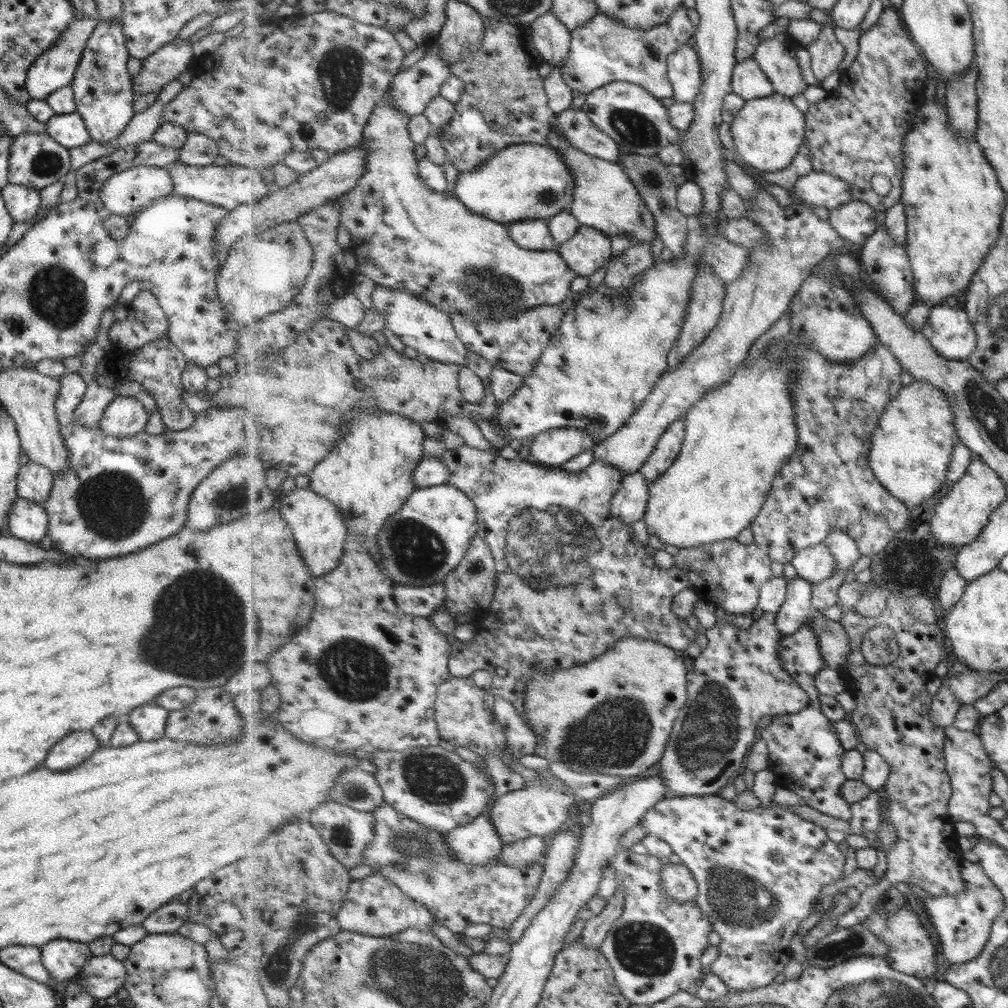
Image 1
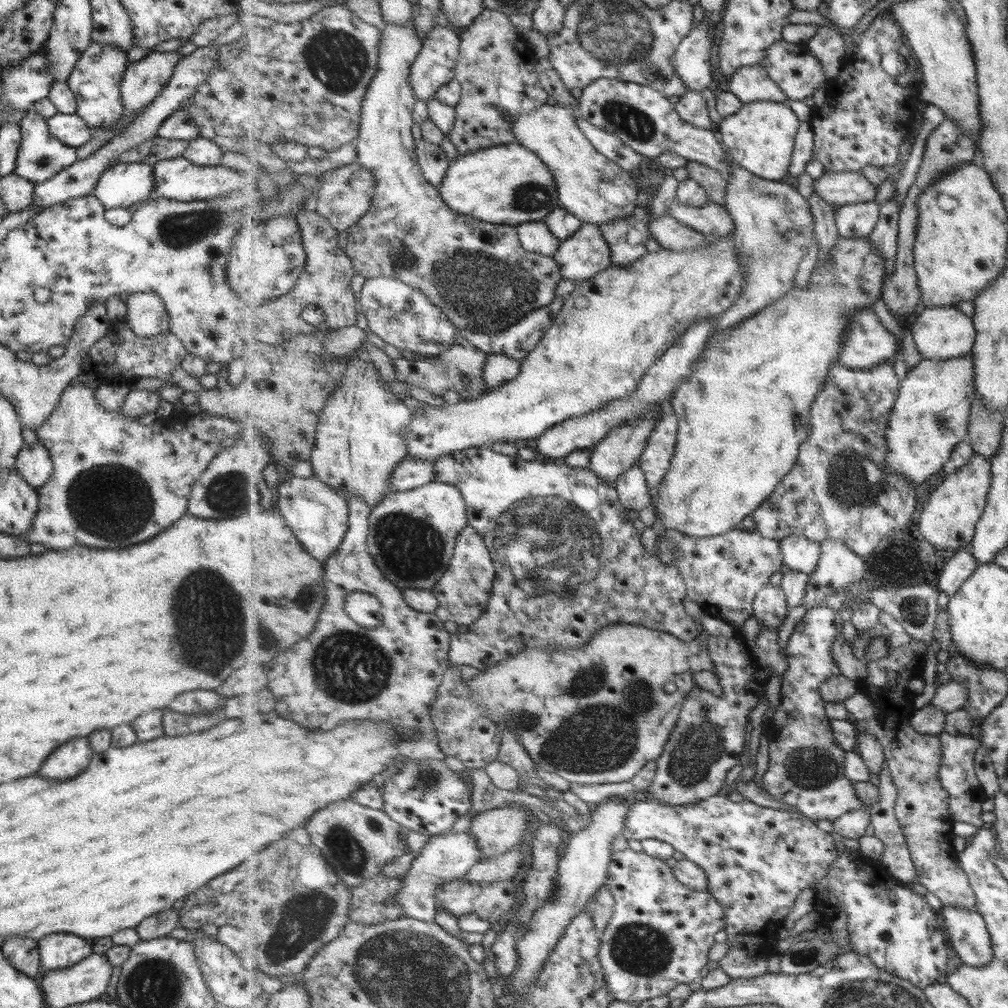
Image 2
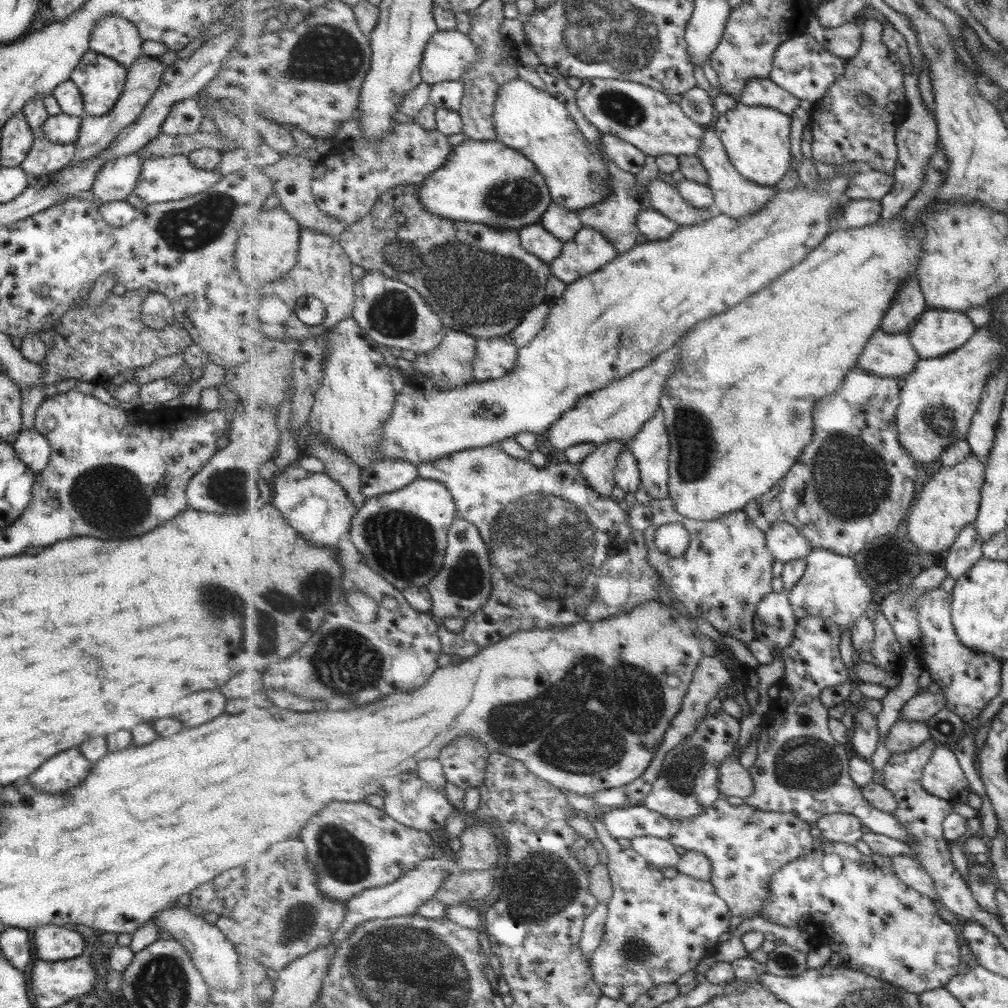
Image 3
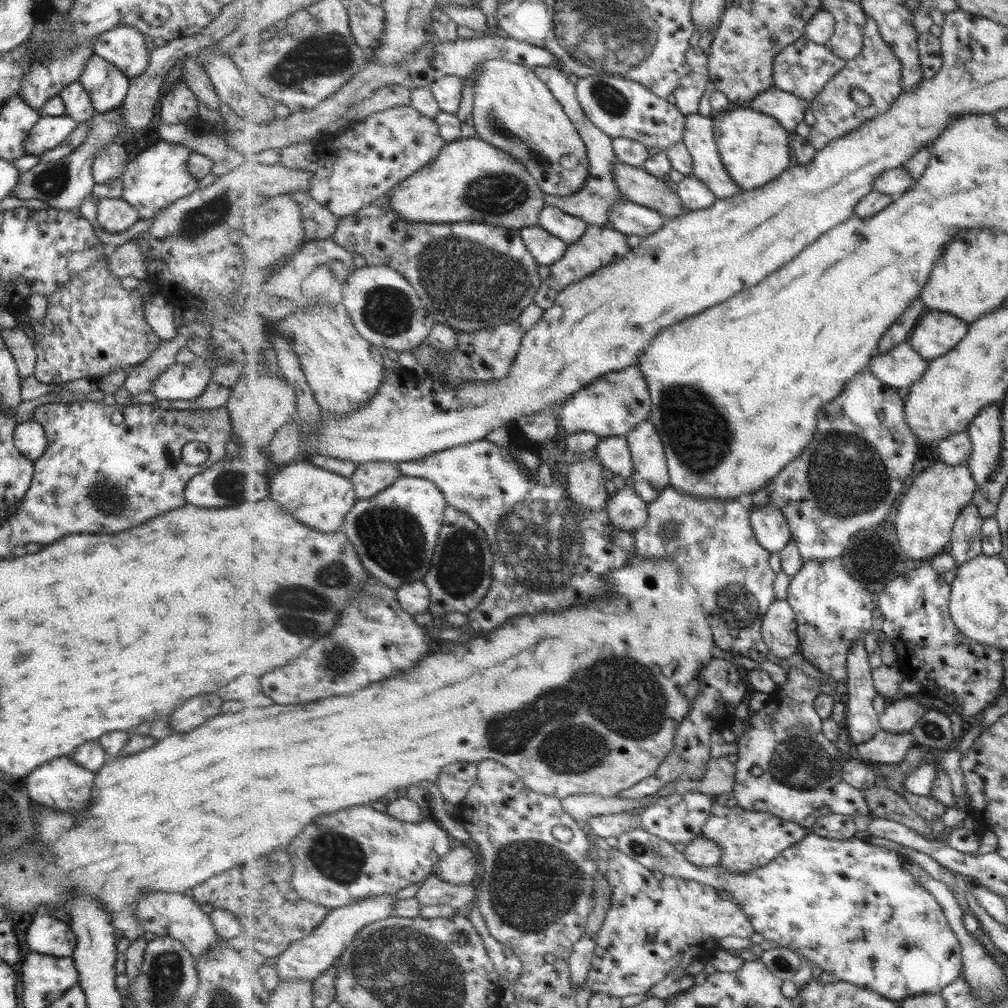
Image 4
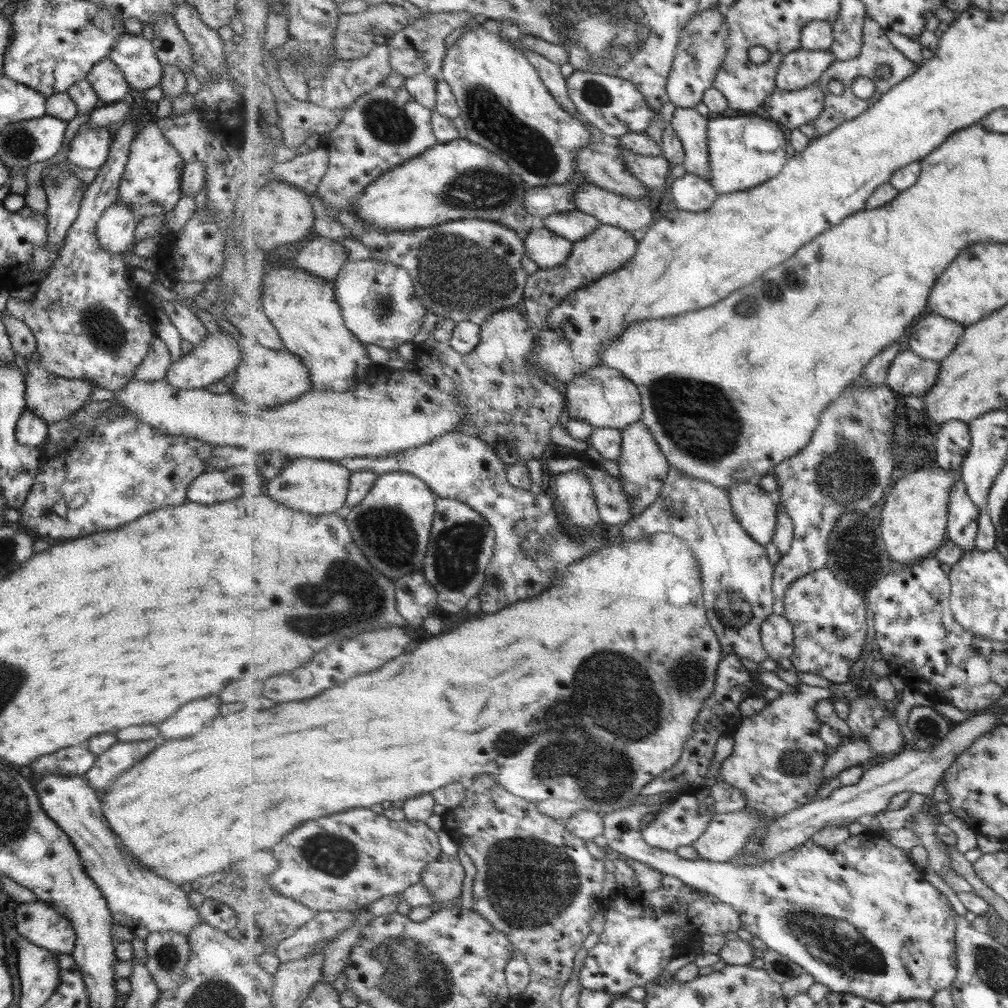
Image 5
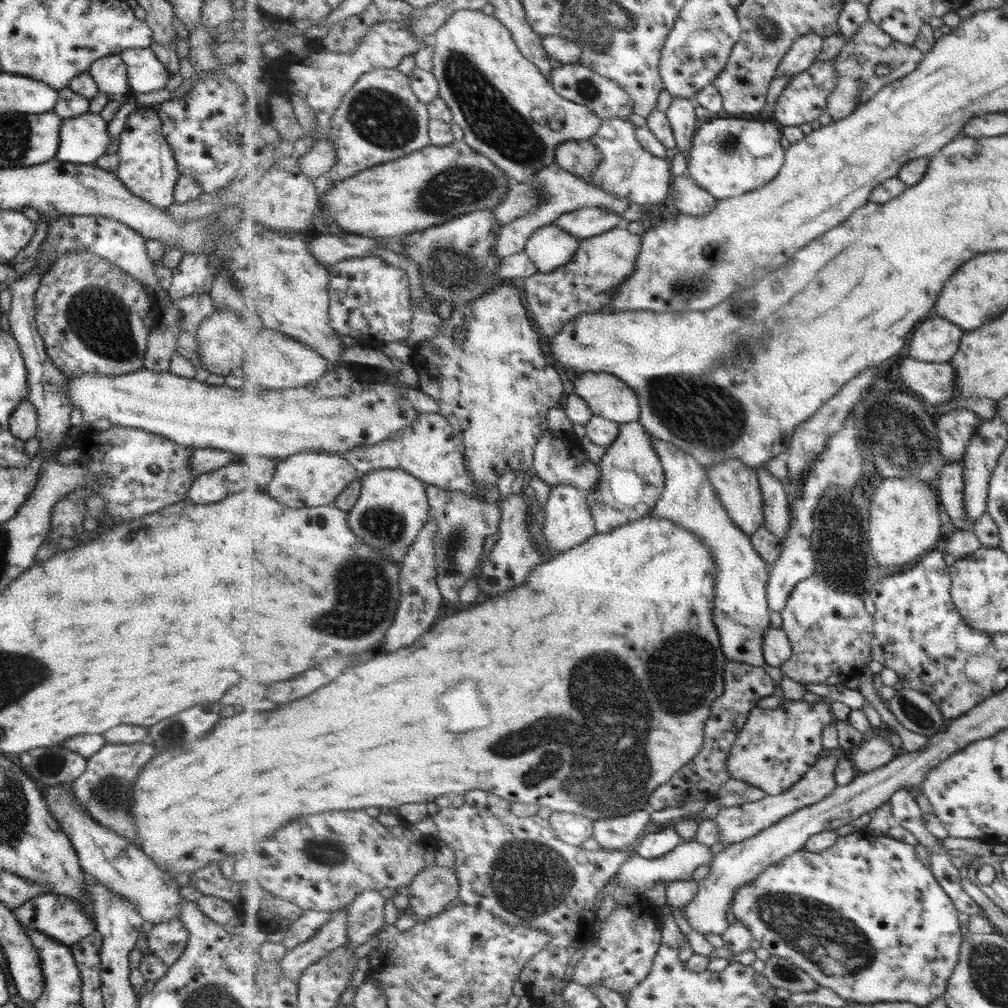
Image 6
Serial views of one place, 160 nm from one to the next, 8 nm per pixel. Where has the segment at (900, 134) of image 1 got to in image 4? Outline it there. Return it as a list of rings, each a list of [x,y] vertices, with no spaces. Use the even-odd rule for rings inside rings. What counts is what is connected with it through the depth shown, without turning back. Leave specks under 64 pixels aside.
[[[868,17],[864,33],[864,50],[853,60],[846,61],[846,67],[834,80],[828,82],[825,88],[812,101],[812,113],[816,121],[810,128],[807,136],[810,143],[817,149],[823,150],[830,142],[848,136],[860,128],[862,124],[885,115],[897,103],[902,95],[902,64],[900,58],[885,41],[880,32],[880,26],[874,18]],[[858,88],[865,91],[872,99],[866,108],[857,106],[851,98],[851,92]]]

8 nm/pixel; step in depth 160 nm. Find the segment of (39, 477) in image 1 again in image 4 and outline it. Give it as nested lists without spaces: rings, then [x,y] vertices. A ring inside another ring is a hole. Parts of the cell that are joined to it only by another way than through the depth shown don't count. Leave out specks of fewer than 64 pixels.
[[[32,419],[14,426],[12,441],[19,454],[31,462],[37,461],[45,452],[44,430]]]

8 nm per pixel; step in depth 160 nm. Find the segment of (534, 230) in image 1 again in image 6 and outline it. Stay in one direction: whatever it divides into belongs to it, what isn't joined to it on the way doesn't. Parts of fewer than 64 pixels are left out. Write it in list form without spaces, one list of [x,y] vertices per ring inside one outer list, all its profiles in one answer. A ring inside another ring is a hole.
[[[545,225],[528,238],[525,252],[539,271],[553,271],[572,260],[581,246],[580,241],[560,226]]]

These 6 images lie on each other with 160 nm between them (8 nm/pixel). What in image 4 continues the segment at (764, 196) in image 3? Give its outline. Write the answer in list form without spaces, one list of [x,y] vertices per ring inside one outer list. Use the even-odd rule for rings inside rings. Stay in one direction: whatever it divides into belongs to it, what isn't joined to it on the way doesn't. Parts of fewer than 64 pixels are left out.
[[[701,114],[687,115],[685,119],[684,143],[694,160],[693,175],[700,178],[719,200],[738,196],[745,191],[724,165],[716,141],[714,119]]]

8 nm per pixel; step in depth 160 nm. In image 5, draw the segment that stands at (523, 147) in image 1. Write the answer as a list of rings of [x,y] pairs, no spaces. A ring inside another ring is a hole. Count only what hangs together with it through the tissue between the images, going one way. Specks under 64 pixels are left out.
[[[458,138],[448,143],[438,142],[420,156],[382,174],[365,189],[353,207],[356,206],[366,221],[373,222],[386,231],[425,229],[460,219],[485,219],[504,224],[524,238],[539,225],[538,219],[526,207],[526,190],[527,184],[521,175],[500,154],[467,138]]]

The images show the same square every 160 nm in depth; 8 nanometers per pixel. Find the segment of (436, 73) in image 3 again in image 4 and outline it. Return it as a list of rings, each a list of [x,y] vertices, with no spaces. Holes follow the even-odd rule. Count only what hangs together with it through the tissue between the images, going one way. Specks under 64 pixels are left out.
[[[495,36],[473,38],[471,40],[458,38],[454,42],[451,42],[451,44],[439,42],[437,44],[437,50],[435,50],[434,67],[446,75],[455,75],[458,77],[470,76],[478,68],[480,62],[493,60],[494,58],[502,58],[503,60],[509,60],[529,68],[541,65],[549,65],[550,67],[558,66],[556,56],[545,48],[533,47],[533,45],[510,37],[500,38]]]

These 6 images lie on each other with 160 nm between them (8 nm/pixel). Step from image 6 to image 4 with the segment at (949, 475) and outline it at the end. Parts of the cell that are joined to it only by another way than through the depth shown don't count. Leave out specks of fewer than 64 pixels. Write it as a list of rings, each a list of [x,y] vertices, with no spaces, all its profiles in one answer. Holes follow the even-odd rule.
[[[973,502],[965,506],[955,522],[952,542],[948,550],[955,557],[958,566],[977,558],[982,553],[983,522],[979,508]]]

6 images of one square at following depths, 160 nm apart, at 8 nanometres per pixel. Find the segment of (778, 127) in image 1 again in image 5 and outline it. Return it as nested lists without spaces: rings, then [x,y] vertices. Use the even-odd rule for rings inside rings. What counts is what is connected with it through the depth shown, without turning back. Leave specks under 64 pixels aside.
[[[735,113],[733,116],[723,116],[709,121],[708,147],[712,164],[712,178],[709,182],[720,194],[731,194],[746,191],[763,185],[764,182],[775,178],[787,162],[787,150],[773,150],[773,152],[759,152],[749,150],[745,144],[745,128],[749,122],[761,120],[760,117]]]

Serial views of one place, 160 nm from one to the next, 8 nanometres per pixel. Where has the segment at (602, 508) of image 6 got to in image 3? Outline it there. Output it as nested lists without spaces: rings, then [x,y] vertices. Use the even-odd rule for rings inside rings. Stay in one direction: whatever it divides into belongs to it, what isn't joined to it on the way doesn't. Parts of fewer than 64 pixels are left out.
[[[661,409],[629,441],[641,472],[641,486],[651,499],[670,496],[671,444],[665,413]]]

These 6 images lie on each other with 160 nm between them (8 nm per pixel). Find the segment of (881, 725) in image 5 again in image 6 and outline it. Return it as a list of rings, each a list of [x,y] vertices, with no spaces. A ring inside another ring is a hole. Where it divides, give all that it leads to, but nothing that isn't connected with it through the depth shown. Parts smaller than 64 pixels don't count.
[[[875,736],[862,742],[853,760],[859,773],[868,773],[889,764],[897,755],[889,739]]]

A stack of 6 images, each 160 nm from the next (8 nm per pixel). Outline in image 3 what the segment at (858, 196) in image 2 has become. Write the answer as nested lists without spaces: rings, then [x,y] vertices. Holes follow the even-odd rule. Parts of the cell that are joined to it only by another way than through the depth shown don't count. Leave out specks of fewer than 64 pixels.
[[[864,168],[852,176],[846,193],[850,200],[871,198],[881,200],[894,187],[894,174],[875,169]]]

